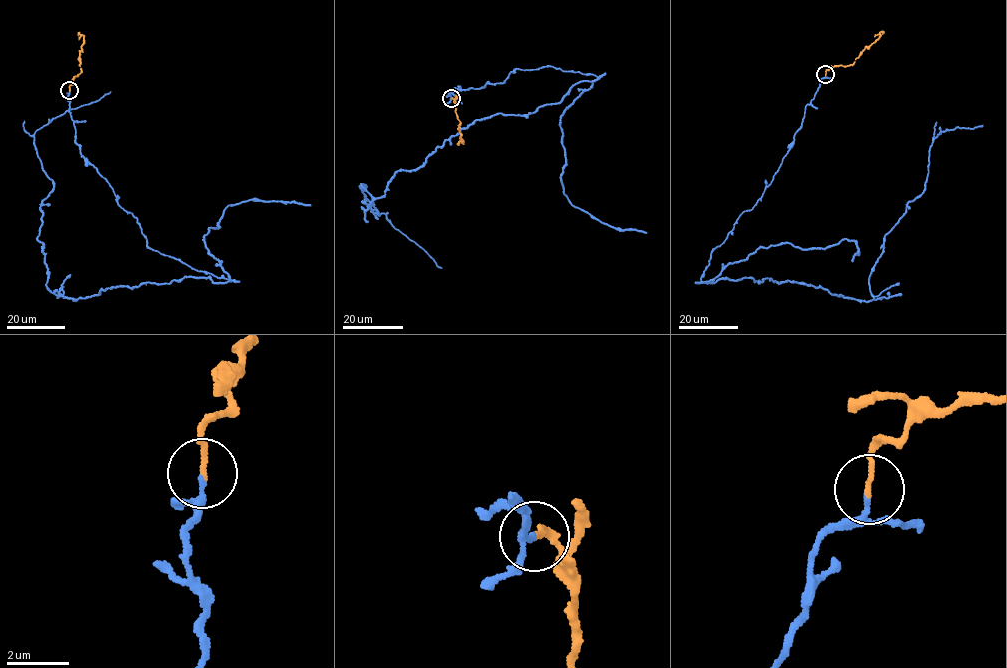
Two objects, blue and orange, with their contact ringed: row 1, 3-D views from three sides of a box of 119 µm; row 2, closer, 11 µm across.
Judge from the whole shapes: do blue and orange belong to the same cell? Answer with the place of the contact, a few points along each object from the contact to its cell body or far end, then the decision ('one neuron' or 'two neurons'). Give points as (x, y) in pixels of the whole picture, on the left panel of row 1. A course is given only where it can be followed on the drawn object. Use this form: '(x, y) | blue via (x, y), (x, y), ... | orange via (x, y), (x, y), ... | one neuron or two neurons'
(69, 90) | blue via (70, 90), (81, 154), (149, 248), (233, 280), (47, 287), (34, 132), (111, 91) | orange via (70, 90), (74, 76), (81, 71), (79, 57), (83, 36), (78, 39) | one neuron

